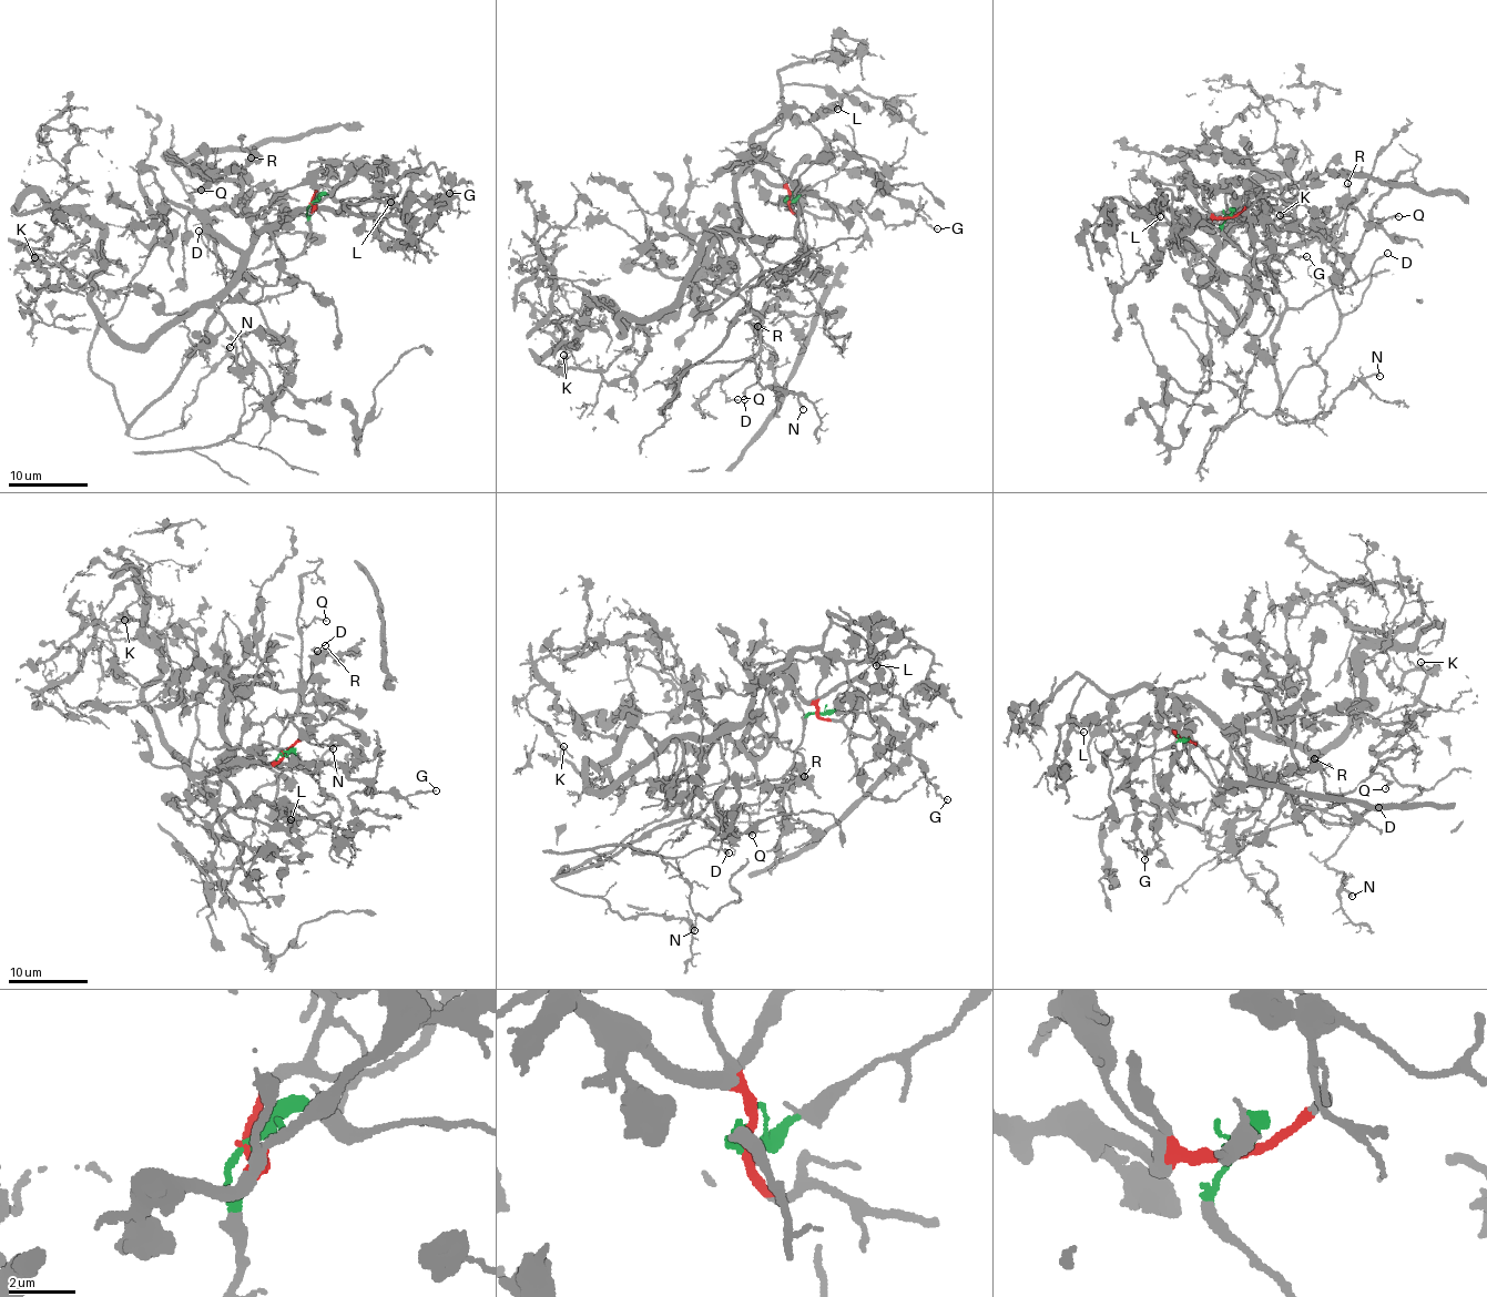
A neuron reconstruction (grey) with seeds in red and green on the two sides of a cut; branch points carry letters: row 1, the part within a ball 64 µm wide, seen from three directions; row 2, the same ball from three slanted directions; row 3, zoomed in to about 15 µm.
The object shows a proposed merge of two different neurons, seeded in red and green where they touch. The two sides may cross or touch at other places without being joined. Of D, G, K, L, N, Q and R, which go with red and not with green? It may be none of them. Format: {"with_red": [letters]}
{"with_red": ["G", "K", "L", "R"]}

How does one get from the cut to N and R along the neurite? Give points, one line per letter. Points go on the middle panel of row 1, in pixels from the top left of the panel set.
N: (787, 202), (803, 244), (754, 286), (750, 310), (701, 363), (750, 358), (762, 386), (788, 390), (802, 409)
R: (787, 202), (784, 187), (743, 167), (742, 214), (708, 256), (710, 282), (744, 300), (757, 325)

